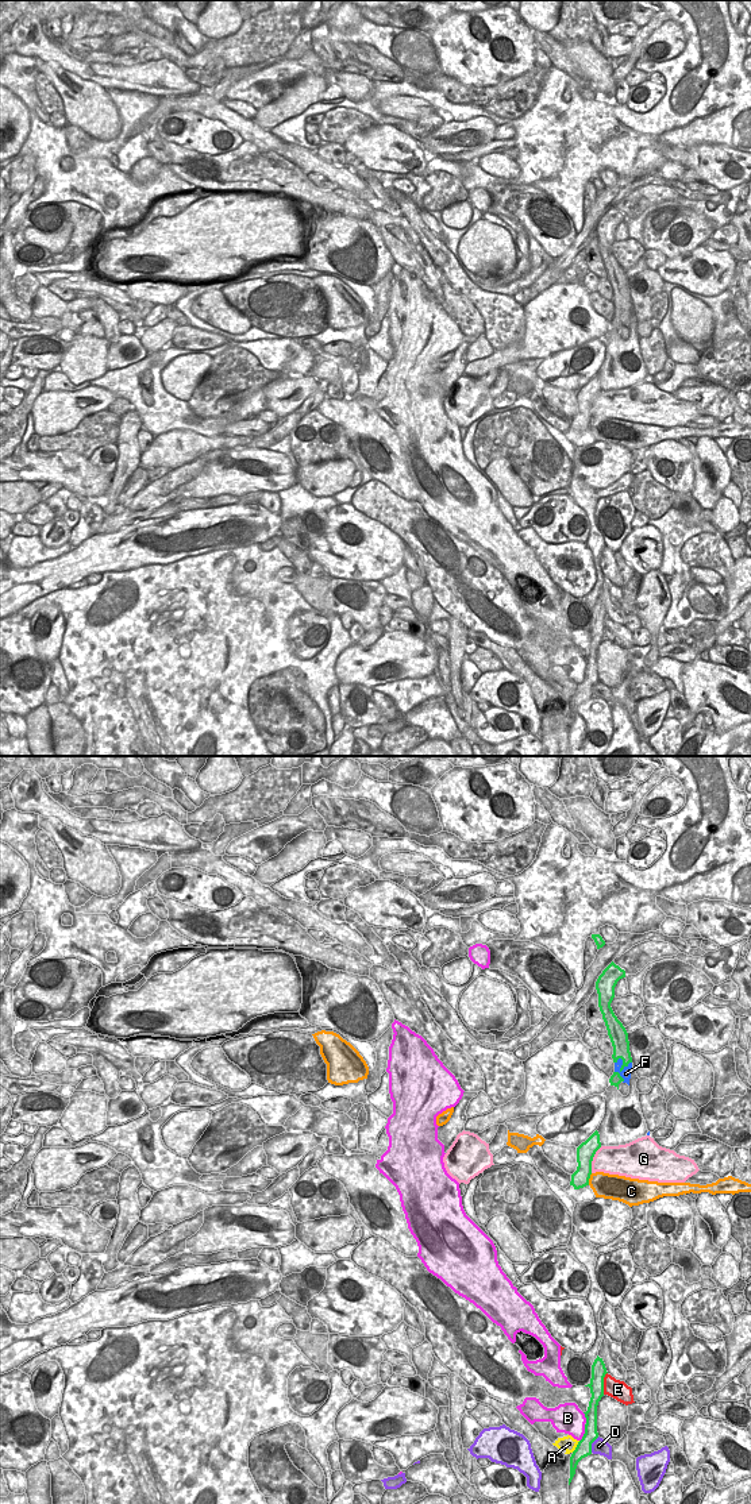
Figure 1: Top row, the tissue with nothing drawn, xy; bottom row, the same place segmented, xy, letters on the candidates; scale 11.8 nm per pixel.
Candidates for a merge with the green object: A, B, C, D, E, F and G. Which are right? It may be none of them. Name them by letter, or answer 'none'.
none

